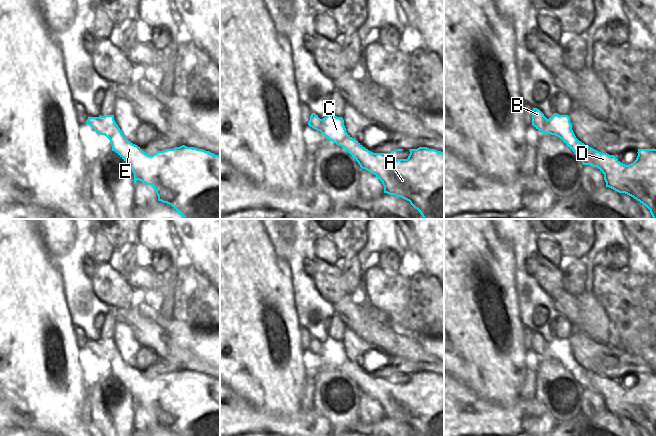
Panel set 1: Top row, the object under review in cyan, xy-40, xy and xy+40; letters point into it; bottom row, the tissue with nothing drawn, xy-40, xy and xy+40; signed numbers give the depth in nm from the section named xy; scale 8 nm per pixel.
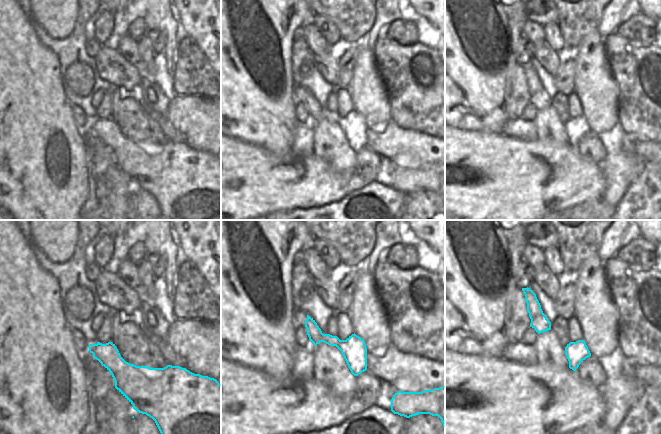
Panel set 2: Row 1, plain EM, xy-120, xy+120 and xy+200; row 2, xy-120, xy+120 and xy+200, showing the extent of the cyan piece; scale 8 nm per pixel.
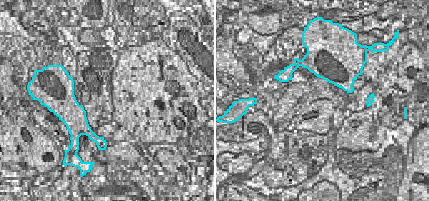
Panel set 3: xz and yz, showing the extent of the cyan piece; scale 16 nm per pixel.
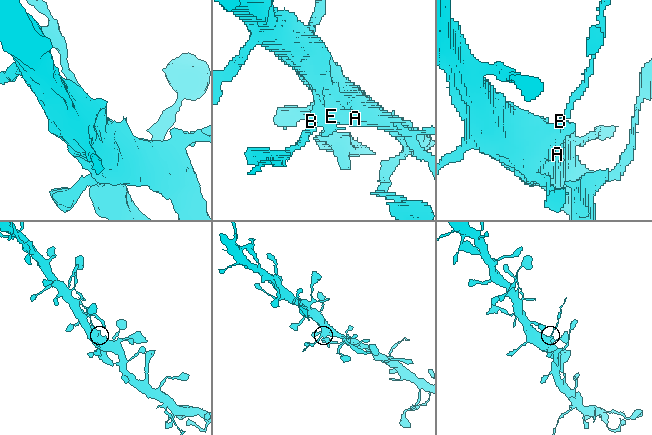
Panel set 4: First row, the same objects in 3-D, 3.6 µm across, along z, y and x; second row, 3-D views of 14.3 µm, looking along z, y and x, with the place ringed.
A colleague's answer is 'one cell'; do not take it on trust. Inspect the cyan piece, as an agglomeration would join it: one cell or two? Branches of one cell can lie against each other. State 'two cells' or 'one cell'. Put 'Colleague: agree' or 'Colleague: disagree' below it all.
two cells
Colleague: disagree

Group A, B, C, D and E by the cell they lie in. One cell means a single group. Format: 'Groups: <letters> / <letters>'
Groups: A C D E / B.

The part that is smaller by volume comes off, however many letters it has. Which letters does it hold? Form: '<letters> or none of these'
B

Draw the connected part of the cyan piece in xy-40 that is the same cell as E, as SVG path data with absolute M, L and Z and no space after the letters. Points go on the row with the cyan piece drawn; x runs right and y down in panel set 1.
M100 115L93 124L92 128L97 133L105 135L110 140L112 151L130 166L134 174L134 184L139 180L151 185L156 190L158 201L171 205L184 219L220 219L220 155L185 145L149 155L122 134L114 115Z

